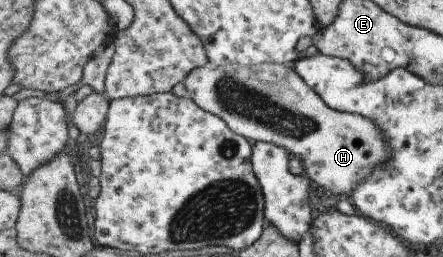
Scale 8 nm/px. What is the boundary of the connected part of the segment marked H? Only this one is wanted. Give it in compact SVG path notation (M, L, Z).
M205 62L192 69L182 79L186 95L207 113L216 115L231 131L242 135L247 141L265 141L287 149L300 156L304 173L312 183L332 194L351 195L355 186L369 177L378 166L391 158L391 148L386 135L369 118L328 108L321 98L285 64L262 63L239 66L223 63L221 66Z

